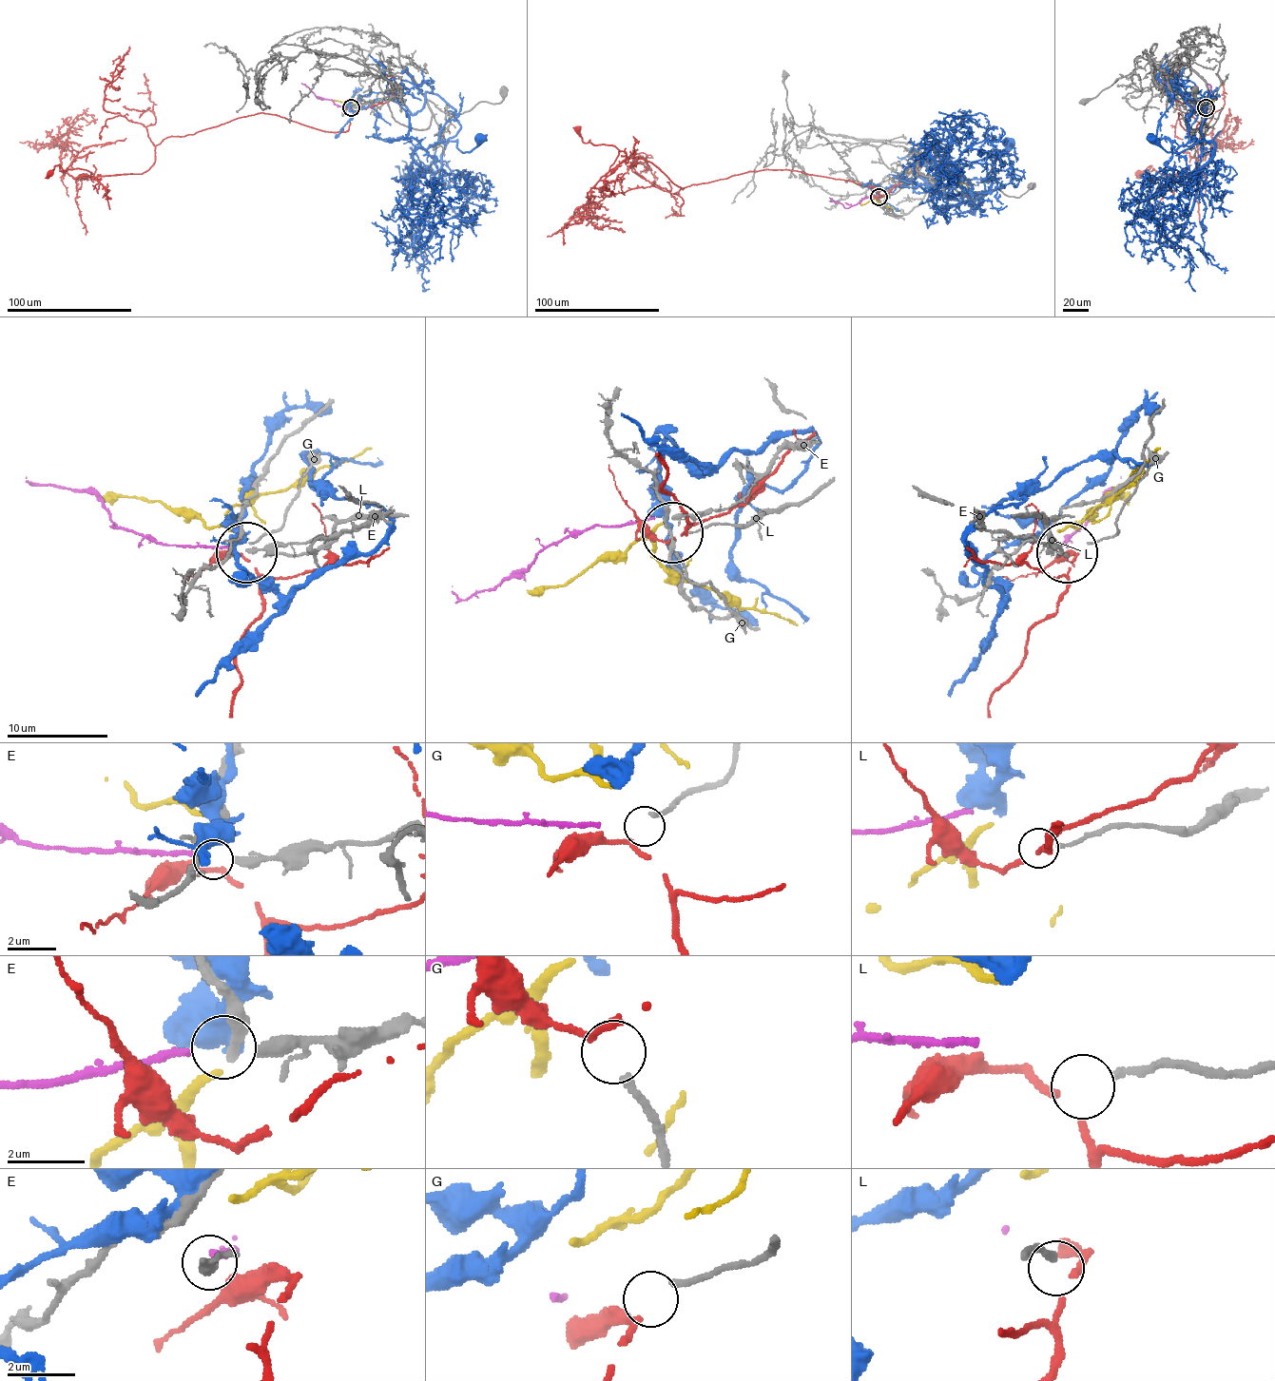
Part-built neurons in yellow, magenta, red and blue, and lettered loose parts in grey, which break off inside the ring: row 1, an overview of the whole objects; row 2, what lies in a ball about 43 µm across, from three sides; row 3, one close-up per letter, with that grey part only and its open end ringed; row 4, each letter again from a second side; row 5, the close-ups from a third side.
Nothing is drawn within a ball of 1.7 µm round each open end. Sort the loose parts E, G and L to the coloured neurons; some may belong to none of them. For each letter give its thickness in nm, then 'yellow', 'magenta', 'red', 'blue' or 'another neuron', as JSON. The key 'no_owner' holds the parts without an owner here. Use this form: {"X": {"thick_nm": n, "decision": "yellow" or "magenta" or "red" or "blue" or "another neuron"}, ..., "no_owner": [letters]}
{"E": {"thick_nm": 360, "decision": "magenta"}, "G": {"thick_nm": 200, "decision": "red"}, "L": {"thick_nm": 170, "decision": "another neuron"}, "no_owner": ["L"]}

